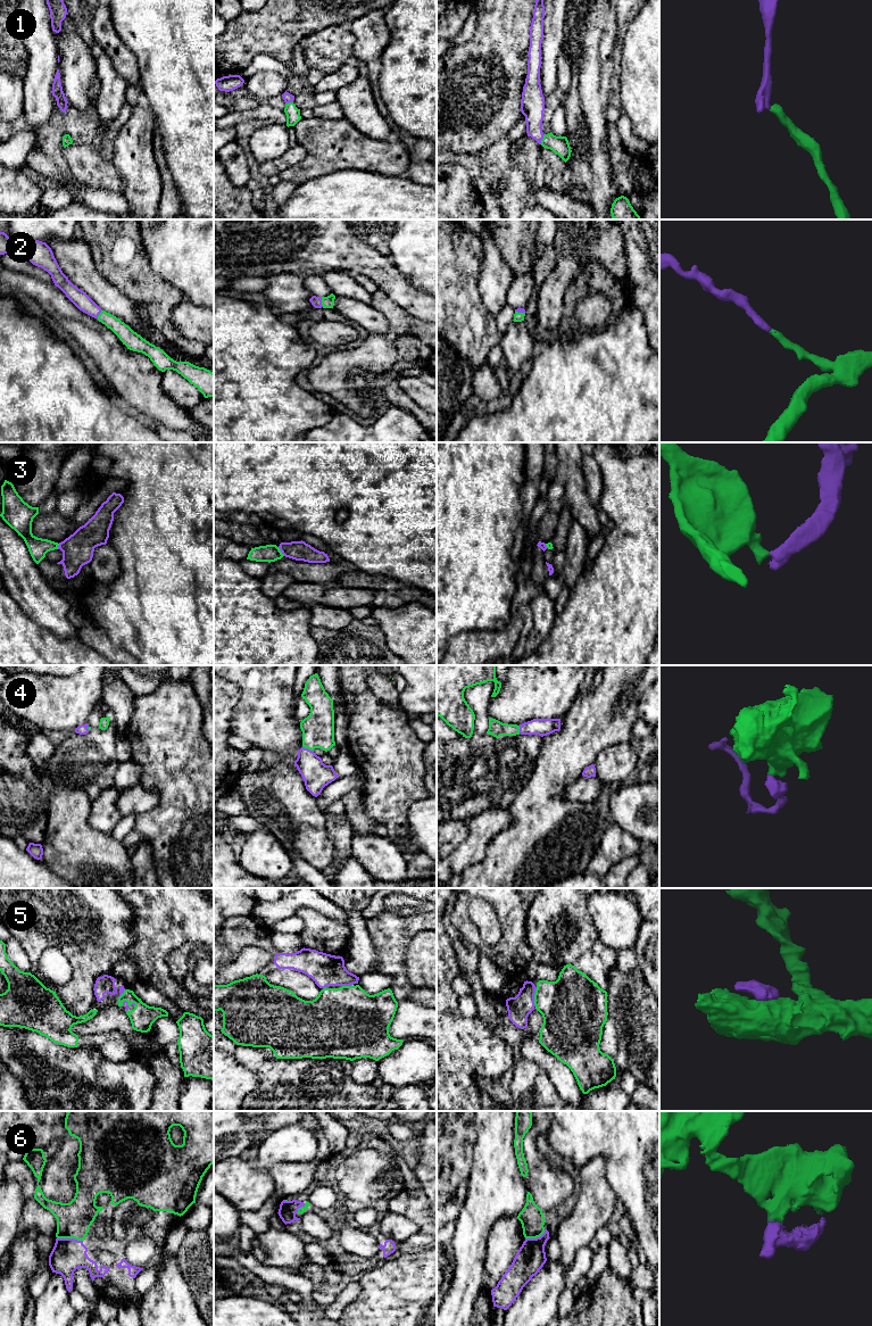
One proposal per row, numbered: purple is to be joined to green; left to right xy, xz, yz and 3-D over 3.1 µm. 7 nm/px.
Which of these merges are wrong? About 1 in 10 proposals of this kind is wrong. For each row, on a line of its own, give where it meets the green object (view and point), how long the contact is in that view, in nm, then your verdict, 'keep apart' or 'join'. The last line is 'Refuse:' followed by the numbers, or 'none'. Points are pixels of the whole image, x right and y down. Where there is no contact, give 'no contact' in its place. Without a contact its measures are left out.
1: meets green in yz at (542, 139); contact 80 nm long; join
2: meets green in xz at (322, 301); contact 70 nm long; join
3: meets green in xz at (281, 552); contact 80 nm long; keep apart
4: meets green in xz at (308, 748); contact 90 nm long; join
5: meets green in yz at (534, 996); contact 140 nm long; join
6: meets green in xy at (69, 1237); contact 190 nm long; join
Refuse: 3

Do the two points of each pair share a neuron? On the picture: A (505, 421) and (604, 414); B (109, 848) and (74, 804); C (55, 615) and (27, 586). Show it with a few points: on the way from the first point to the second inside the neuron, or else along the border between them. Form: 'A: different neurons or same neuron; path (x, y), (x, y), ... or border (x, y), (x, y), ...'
A: same neuron; path (530, 421), (548, 421), (551, 417), (579, 417)
B: same neuron; path (97, 843), (74, 820), (74, 817)
C: same neuron; path (48, 608), (33, 593)

